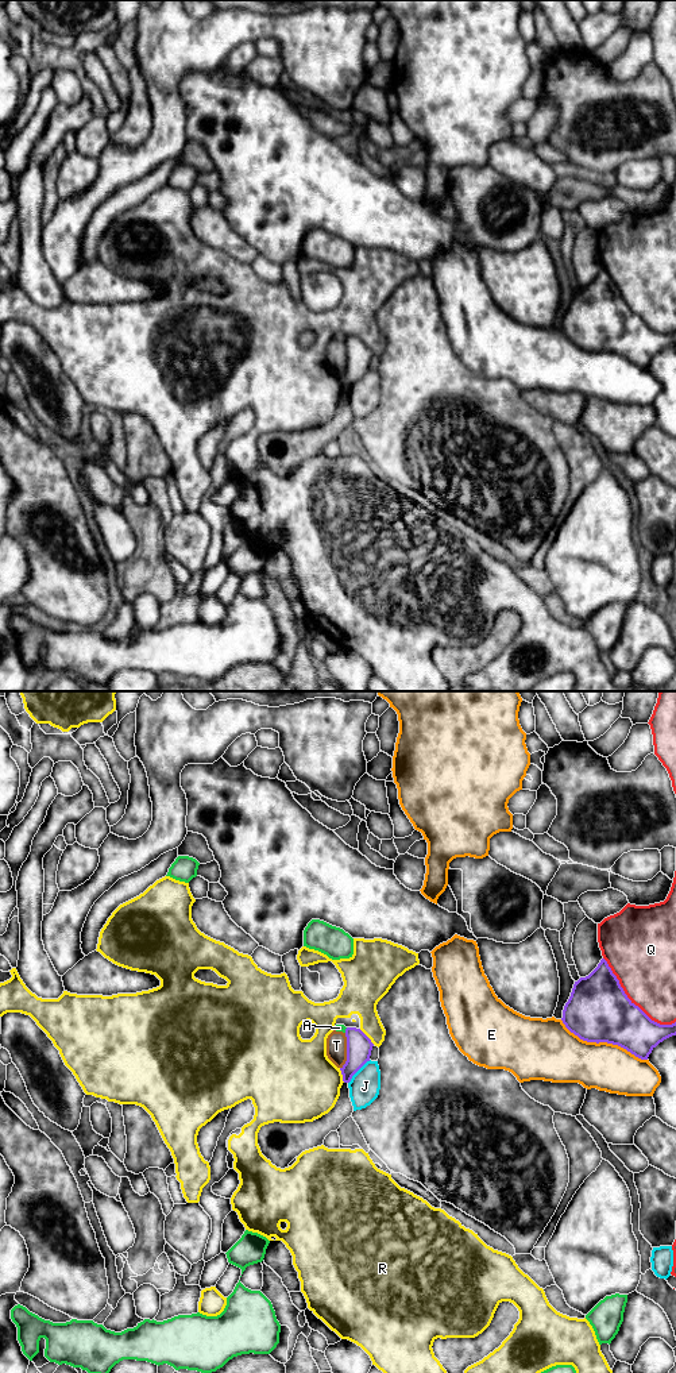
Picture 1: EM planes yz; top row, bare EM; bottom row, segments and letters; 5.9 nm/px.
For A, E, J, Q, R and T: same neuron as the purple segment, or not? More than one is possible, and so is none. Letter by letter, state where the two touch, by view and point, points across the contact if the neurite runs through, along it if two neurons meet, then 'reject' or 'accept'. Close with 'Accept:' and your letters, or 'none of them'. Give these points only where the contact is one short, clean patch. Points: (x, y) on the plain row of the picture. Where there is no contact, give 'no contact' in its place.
A: yz (346, 339) | reject
E: yz (603, 350) | reject
J: yz (358, 378) | reject
Q: yz (630, 309) | reject
R: yz (367, 346) | reject
T: yz (347, 359) | along yz (346, 342), (346, 371), (340, 377) | reject
Accept: none of them

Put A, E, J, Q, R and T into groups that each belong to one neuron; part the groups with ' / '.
A / E / J / Q / R / T

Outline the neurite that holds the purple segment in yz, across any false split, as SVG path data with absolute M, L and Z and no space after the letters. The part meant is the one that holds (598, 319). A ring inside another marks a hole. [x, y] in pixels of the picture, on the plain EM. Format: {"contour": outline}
{"contour": "M604 267L588 285L575 290L571 305L564 315L561 329L571 342L583 350L618 354L641 369L648 369L660 351L676 344L676 331L660 333L627 306Z"}

